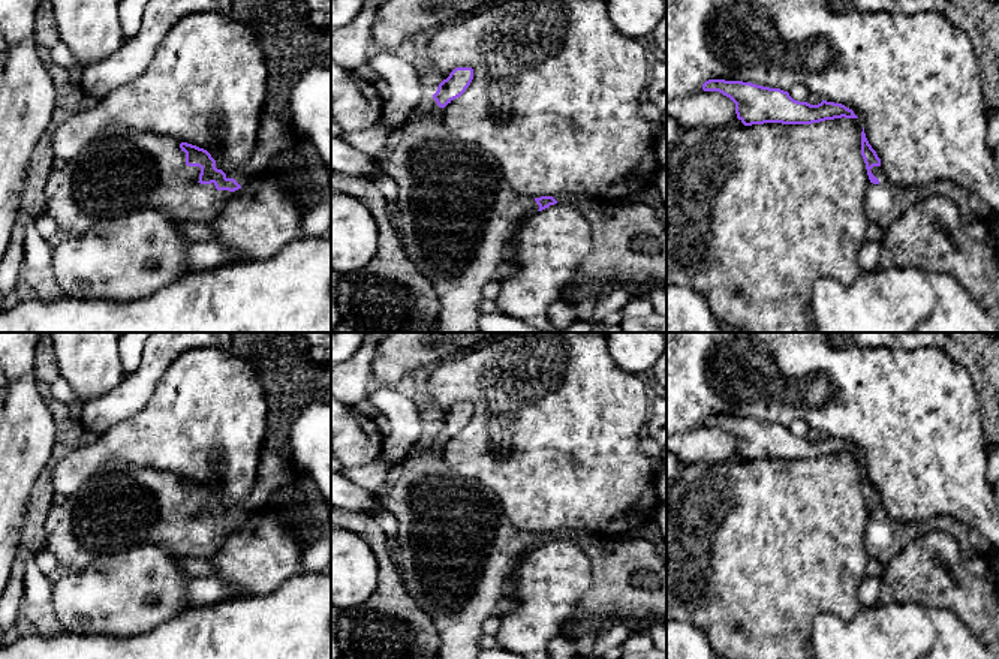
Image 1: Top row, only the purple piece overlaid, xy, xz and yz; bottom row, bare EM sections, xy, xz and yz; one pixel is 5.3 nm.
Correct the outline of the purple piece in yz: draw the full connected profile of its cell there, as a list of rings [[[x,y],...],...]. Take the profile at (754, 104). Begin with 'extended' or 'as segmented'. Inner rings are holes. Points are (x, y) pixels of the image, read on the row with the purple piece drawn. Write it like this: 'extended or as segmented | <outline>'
as segmented | [[[708,79],[704,91],[719,91],[735,103],[737,118],[744,126],[782,123],[812,124],[834,118],[858,118],[842,103],[822,100],[818,105],[794,100],[788,91],[743,81]]]

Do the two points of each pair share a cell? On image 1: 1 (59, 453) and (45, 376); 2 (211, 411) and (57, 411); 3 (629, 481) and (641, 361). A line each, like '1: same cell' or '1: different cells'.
1: same cell
2: different cells
3: different cells

